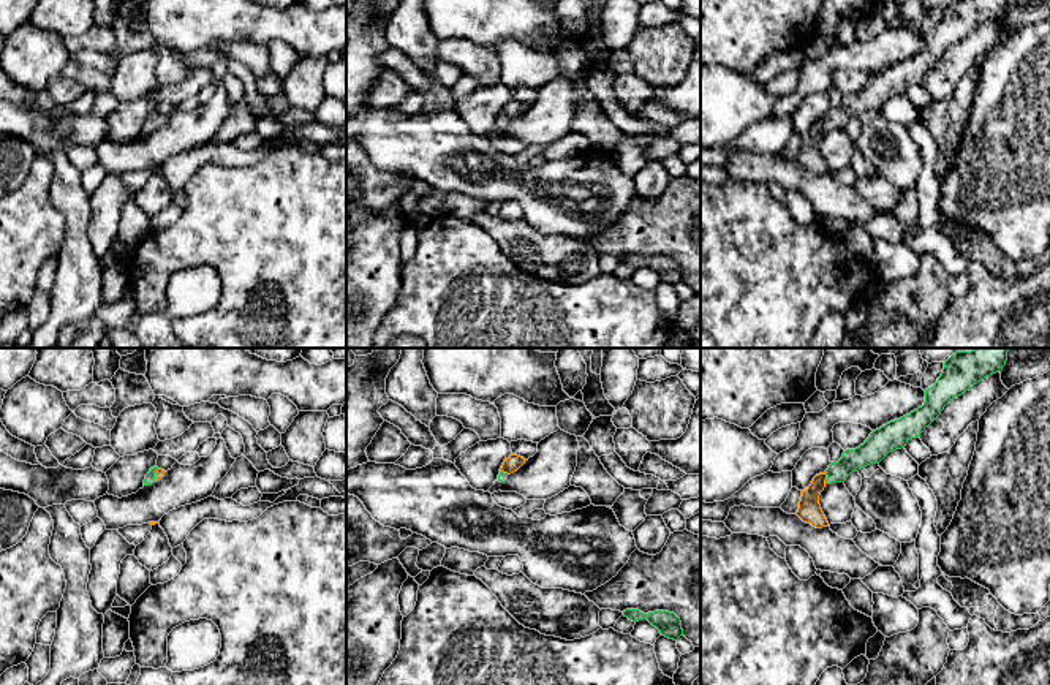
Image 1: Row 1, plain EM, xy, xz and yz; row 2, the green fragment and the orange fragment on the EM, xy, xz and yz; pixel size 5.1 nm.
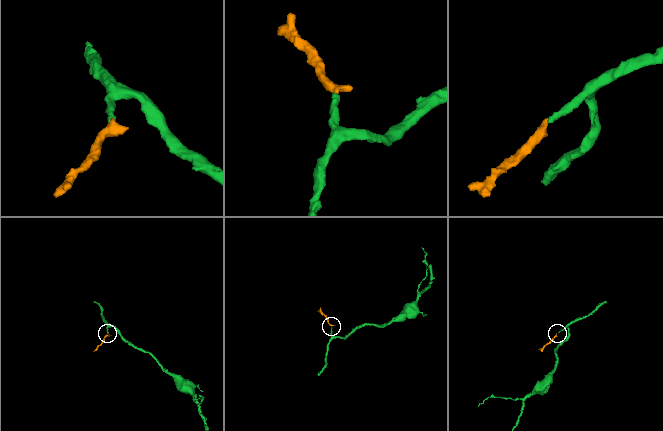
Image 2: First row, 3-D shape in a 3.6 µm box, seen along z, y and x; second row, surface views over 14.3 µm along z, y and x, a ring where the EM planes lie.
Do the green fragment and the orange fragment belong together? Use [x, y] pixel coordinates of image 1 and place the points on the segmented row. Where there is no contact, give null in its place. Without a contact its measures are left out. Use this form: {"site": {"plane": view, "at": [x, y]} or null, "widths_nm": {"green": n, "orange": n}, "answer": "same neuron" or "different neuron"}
{"site": {"plane": "yz", "at": [827, 478]}, "widths_nm": {"green": 110, "orange": 120}, "answer": "same neuron"}

